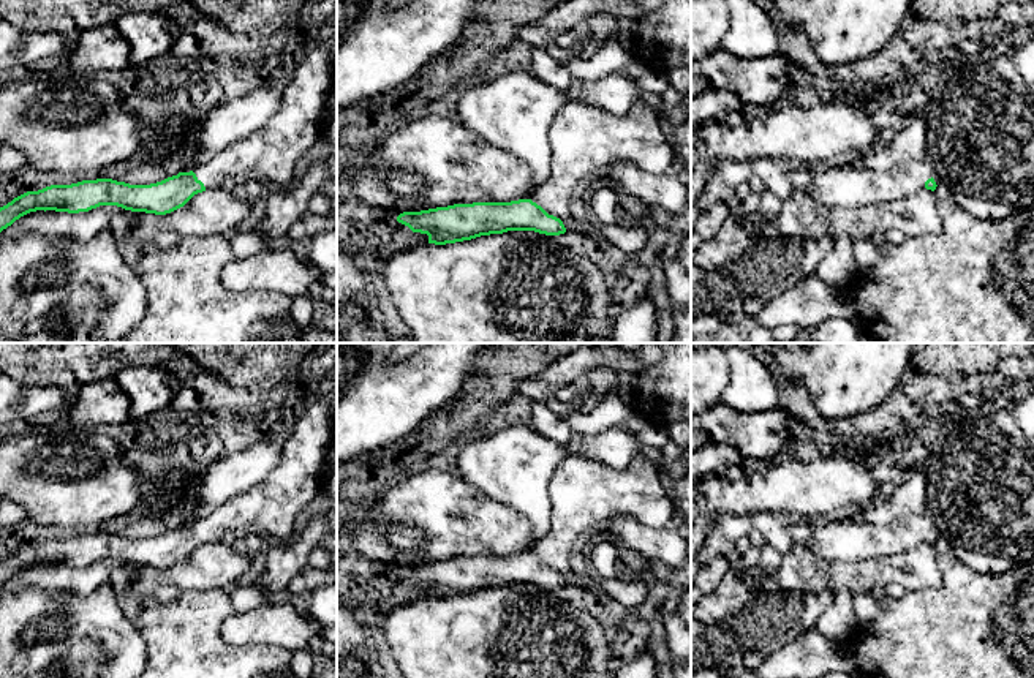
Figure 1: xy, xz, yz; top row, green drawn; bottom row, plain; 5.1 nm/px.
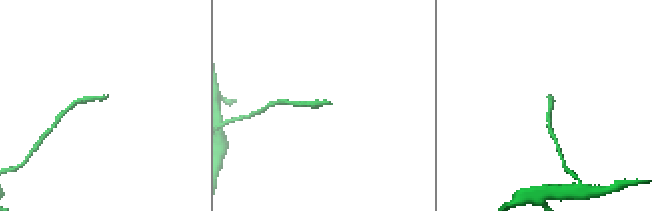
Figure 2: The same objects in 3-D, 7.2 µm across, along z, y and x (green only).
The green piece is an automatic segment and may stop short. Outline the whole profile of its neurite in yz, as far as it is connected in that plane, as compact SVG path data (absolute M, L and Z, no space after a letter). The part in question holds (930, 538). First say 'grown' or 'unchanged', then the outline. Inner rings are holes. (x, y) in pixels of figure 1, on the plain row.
grown; M926 512L904 515L887 526L866 523L857 515L813 526L808 548L822 559L863 561L923 542L934 545L939 536Z

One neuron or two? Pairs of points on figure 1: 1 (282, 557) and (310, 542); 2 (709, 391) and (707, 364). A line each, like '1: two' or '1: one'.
1: one
2: one

